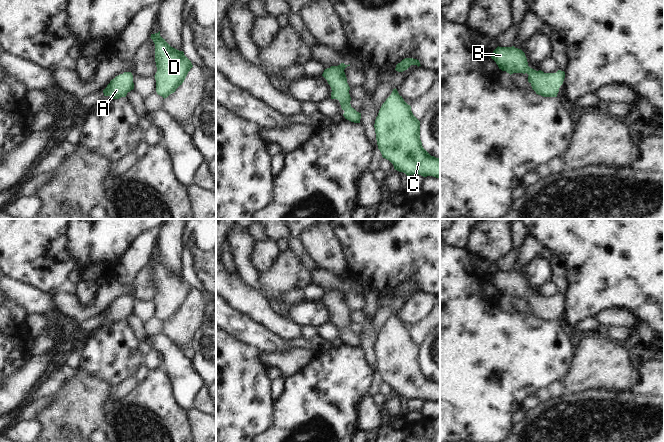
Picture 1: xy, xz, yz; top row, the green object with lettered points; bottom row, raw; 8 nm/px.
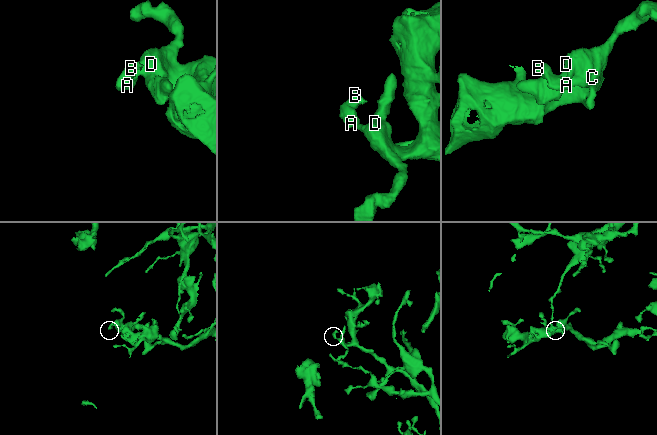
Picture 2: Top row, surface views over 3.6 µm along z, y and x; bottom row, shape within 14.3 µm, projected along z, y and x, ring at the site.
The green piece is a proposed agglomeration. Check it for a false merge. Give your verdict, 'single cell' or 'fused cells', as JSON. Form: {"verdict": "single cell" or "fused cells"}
{"verdict": "single cell"}

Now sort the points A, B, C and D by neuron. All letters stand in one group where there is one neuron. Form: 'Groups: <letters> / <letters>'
Groups: A B C D.

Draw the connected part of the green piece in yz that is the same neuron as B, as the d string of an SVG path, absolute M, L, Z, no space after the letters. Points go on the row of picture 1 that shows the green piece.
M497 47L491 58L496 62L499 69L510 75L513 73L527 73L528 82L536 94L543 97L557 97L560 86L563 84L565 72L558 70L556 73L544 73L536 71L528 66L525 53L518 48Z

